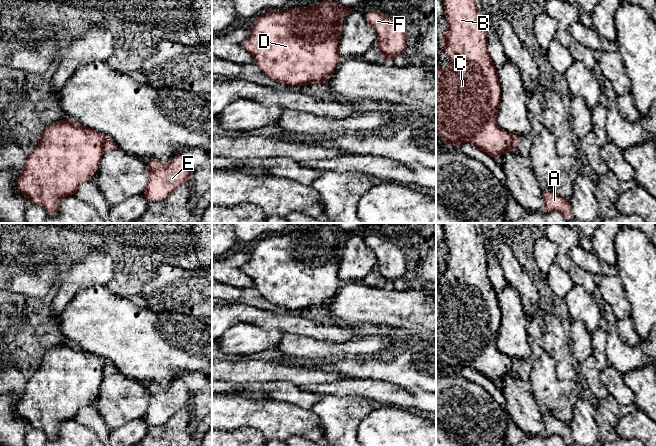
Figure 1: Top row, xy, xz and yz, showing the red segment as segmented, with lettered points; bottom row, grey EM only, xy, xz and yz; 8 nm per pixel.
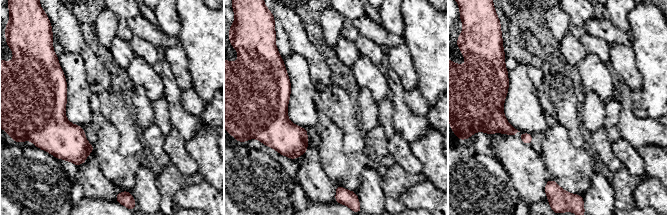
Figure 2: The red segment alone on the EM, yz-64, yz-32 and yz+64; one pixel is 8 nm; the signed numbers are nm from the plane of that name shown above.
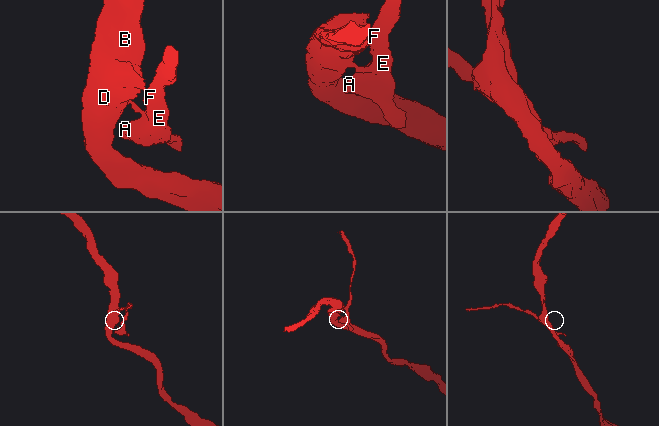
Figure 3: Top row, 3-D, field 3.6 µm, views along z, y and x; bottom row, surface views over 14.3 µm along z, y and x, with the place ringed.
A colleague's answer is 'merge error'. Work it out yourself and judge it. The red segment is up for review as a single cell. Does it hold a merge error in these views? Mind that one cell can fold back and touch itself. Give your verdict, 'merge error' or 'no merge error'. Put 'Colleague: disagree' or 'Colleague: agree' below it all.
merge error
Colleague: agree

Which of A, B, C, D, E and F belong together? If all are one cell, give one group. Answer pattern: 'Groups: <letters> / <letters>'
Groups: A E F / B C D

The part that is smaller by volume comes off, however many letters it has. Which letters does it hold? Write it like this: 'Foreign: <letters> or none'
Foreign: A, E, F

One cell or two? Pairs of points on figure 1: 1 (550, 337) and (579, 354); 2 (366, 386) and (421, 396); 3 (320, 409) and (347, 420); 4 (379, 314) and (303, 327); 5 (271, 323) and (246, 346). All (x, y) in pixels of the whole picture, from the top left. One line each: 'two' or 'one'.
1: two
2: one
3: one
4: two
5: two

